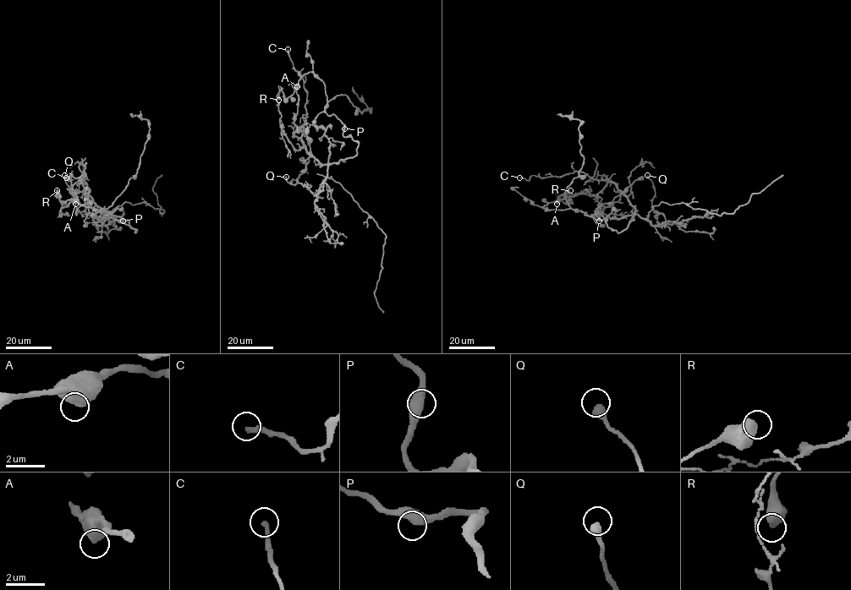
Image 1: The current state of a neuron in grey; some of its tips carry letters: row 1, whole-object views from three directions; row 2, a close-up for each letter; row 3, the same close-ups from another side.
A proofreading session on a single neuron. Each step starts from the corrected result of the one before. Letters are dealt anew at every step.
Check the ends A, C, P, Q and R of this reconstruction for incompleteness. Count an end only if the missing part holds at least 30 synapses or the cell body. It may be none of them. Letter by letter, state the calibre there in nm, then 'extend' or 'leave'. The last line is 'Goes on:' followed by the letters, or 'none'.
A: calibre 700 nm; leave
C: calibre 240 nm; leave
P: calibre 500 nm; leave
Q: calibre 400 nm; leave
R: calibre 650 nm; leave
Goes on: none

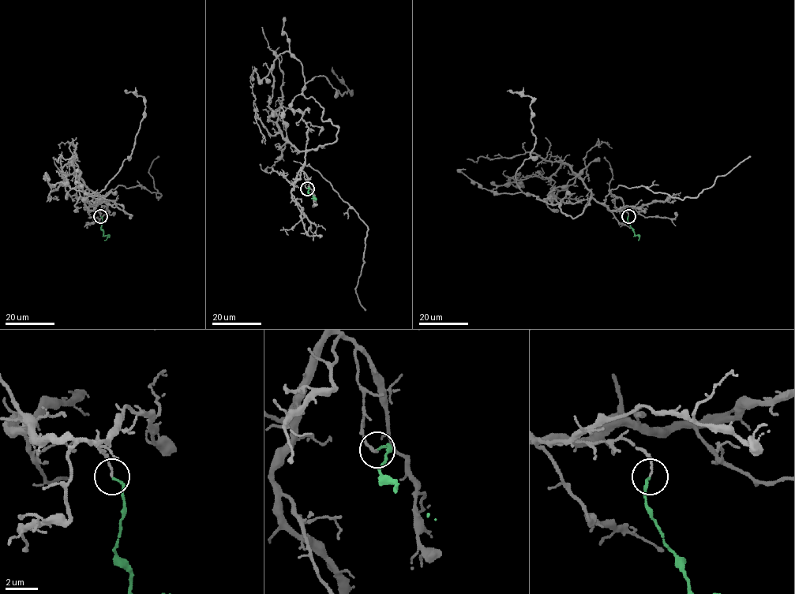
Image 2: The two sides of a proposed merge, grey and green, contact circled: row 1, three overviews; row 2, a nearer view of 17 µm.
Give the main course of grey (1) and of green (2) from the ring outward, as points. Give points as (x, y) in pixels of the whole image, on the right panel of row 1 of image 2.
1: (628, 216), (597, 203), (578, 177), (541, 200), (519, 188), (515, 171), (536, 136), (532, 98), (507, 91)
2: (628, 216), (628, 222), (634, 234), (639, 237), (638, 240)

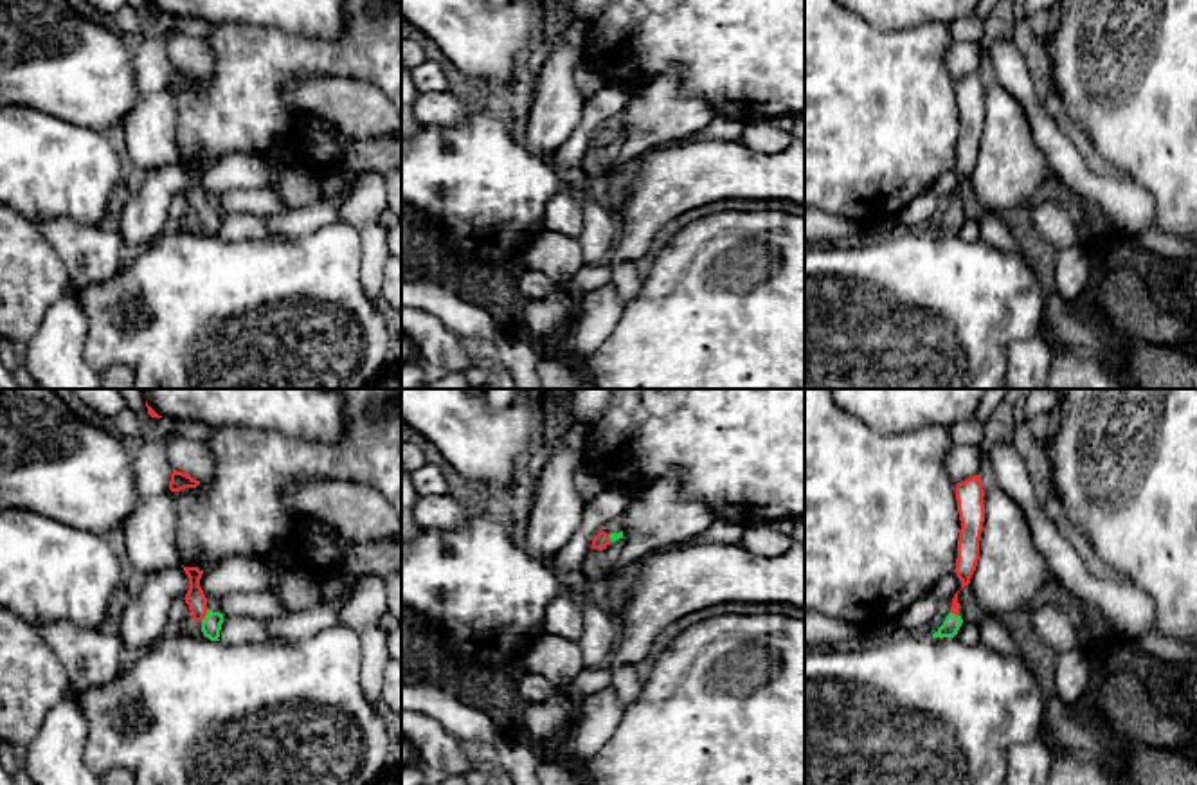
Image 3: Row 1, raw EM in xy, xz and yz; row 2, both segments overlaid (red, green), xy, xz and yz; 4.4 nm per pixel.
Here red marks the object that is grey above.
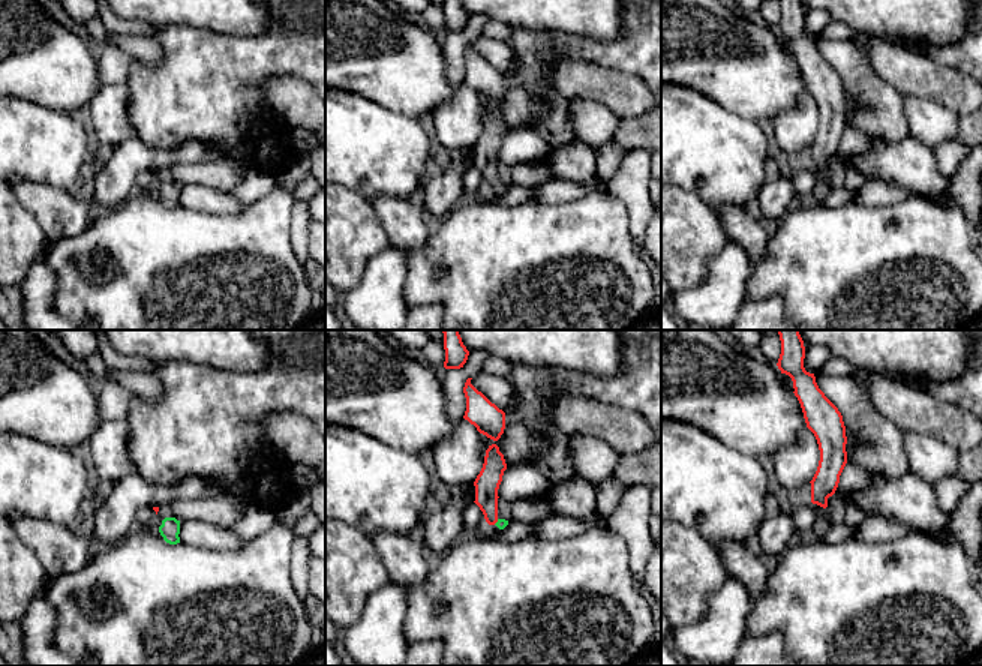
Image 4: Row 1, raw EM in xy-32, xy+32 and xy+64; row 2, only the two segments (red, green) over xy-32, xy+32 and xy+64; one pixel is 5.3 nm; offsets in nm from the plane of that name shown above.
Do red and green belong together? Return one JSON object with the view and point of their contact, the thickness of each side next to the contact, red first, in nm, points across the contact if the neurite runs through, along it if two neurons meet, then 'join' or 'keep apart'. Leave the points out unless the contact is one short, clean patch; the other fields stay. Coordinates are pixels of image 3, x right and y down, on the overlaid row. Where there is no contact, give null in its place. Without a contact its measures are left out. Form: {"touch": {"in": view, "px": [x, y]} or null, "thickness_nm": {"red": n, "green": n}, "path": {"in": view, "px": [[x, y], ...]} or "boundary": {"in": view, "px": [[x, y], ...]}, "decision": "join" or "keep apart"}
{"touch": {"in": "xy", "px": [206, 613]}, "thickness_nm": {"red": 90, "green": 90}, "path": {"in": "xy", "px": [[195, 598], [206, 613], [211, 625]]}, "decision": "join"}

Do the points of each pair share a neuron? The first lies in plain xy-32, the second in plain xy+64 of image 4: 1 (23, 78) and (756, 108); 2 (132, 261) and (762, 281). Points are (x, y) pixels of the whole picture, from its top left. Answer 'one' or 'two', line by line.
1: one
2: one

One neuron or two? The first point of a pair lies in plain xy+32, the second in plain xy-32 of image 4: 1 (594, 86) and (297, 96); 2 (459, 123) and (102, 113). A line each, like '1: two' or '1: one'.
1: one
2: one

